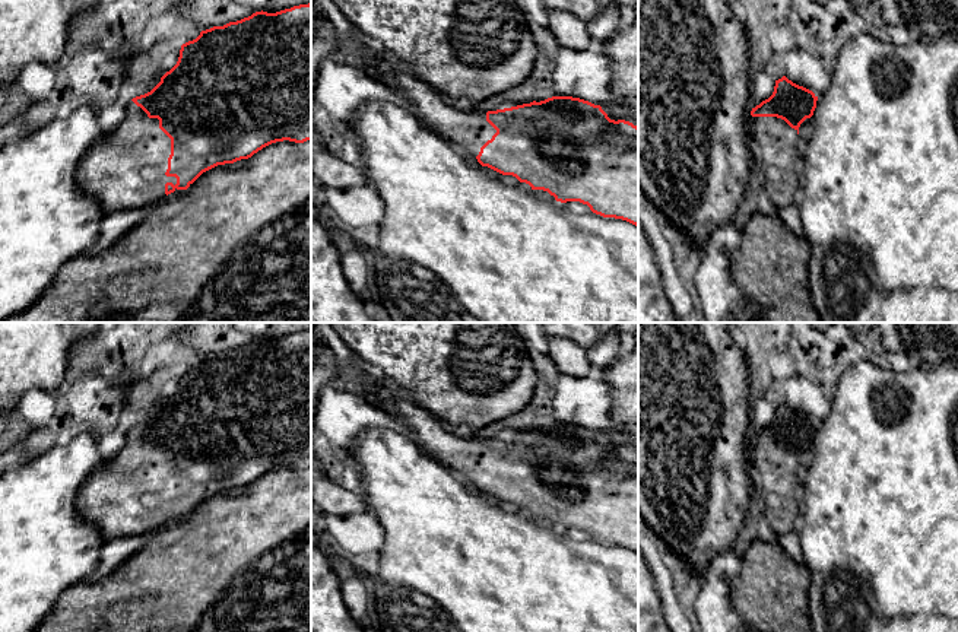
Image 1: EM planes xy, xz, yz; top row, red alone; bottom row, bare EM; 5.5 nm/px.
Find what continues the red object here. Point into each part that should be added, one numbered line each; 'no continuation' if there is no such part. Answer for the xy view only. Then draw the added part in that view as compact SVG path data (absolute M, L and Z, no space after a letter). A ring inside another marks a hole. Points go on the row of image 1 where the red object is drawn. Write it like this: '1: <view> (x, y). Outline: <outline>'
1: xy (126, 170). Outline: M130 101L121 124L107 133L80 159L76 171L77 187L96 200L105 213L162 203L166 199L165 184L177 184L175 177L165 175L169 155L171 139L159 128L159 120L149 118L140 107Z

